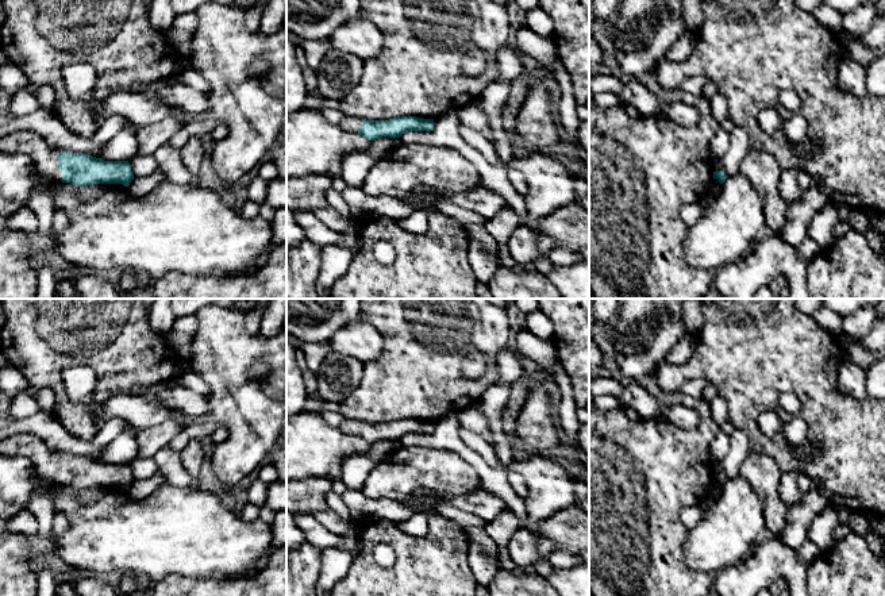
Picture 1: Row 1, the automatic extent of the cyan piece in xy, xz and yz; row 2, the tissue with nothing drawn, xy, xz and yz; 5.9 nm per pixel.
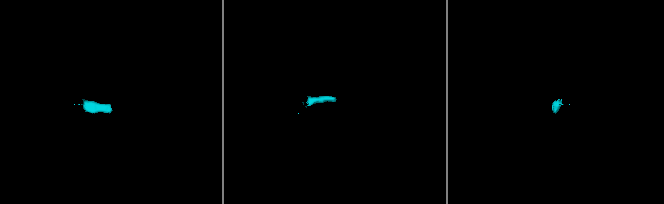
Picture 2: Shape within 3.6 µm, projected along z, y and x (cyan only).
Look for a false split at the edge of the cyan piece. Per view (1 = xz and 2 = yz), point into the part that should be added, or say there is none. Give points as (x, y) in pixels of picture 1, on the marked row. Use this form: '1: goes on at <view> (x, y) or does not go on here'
1: goes on at xz (349, 123)
2: does not go on here

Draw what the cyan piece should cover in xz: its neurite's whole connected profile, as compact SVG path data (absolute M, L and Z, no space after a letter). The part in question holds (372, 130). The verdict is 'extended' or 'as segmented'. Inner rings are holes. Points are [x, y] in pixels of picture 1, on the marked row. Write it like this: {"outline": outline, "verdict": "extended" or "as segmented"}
{"outline": "M345 116L339 126L350 132L358 132L369 141L382 136L400 138L407 131L432 131L434 119L401 116L389 120L366 120Z", "verdict": "extended"}

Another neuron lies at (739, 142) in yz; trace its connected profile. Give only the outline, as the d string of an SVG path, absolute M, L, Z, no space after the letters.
M736 127L730 135L730 147L726 154L720 158L713 158L712 173L722 170L727 177L734 177L739 174L739 168L742 159L751 150L749 134Z

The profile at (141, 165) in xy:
M139 153L135 157L132 157L128 162L131 165L134 177L146 177L154 173L158 168L154 155L142 155Z

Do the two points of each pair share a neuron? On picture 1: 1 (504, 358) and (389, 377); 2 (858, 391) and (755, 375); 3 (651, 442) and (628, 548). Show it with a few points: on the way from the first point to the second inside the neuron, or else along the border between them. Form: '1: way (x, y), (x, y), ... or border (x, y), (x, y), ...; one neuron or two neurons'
1: border (511, 343), (497, 353), (495, 364), (496, 380); two neurons
2: border (845, 357), (838, 372), (837, 388), (864, 400); two neurons
3: way (657, 468), (657, 518), (654, 522); one neuron

